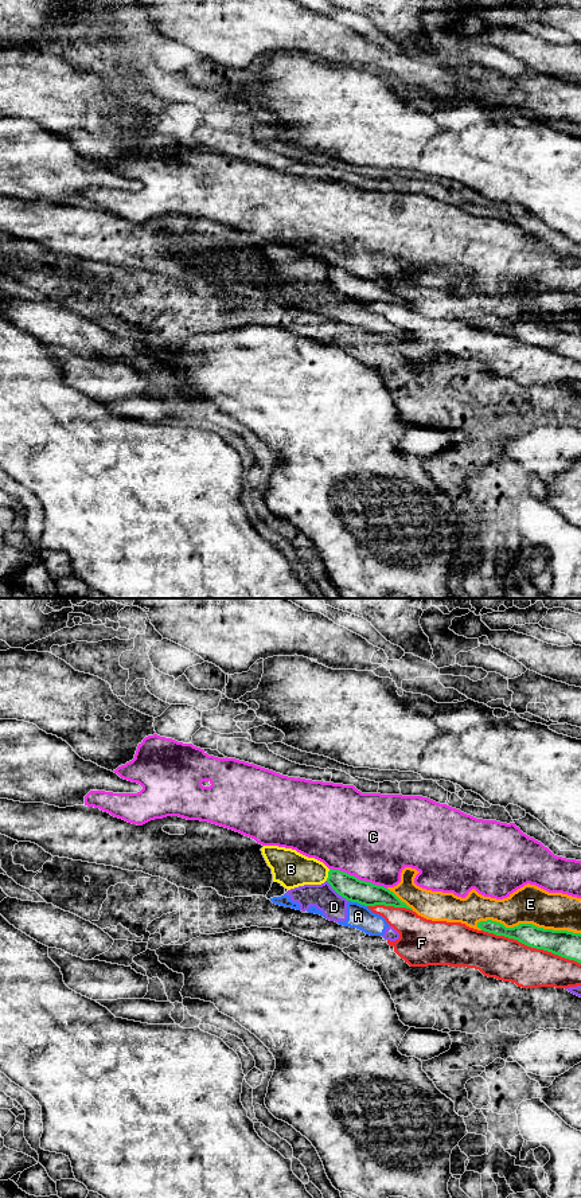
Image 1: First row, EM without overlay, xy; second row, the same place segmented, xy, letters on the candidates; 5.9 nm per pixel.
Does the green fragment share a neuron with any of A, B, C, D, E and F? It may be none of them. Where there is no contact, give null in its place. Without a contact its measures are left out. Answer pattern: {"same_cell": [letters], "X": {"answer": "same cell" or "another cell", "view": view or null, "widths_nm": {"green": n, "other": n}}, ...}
{"same_cell": [], "A": {"answer": "another cell", "view": "xy", "widths_nm": {"green": 140, "other": 140}}, "B": {"answer": "another cell", "view": "xy", "widths_nm": {"green": 140, "other": 220}}, "C": {"answer": "another cell", "view": "xy", "widths_nm": {"green": 140, "other": 480}}, "D": {"answer": "another cell", "view": "xy", "widths_nm": {"green": 140, "other": 160}}, "E": {"answer": "another cell", "view": "xy", "widths_nm": {"green": 160, "other": 220}}, "F": {"answer": "another cell", "view": "xy", "widths_nm": {"green": 160, "other": 260}}}

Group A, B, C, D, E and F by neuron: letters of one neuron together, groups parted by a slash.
A B D / C / E / F

